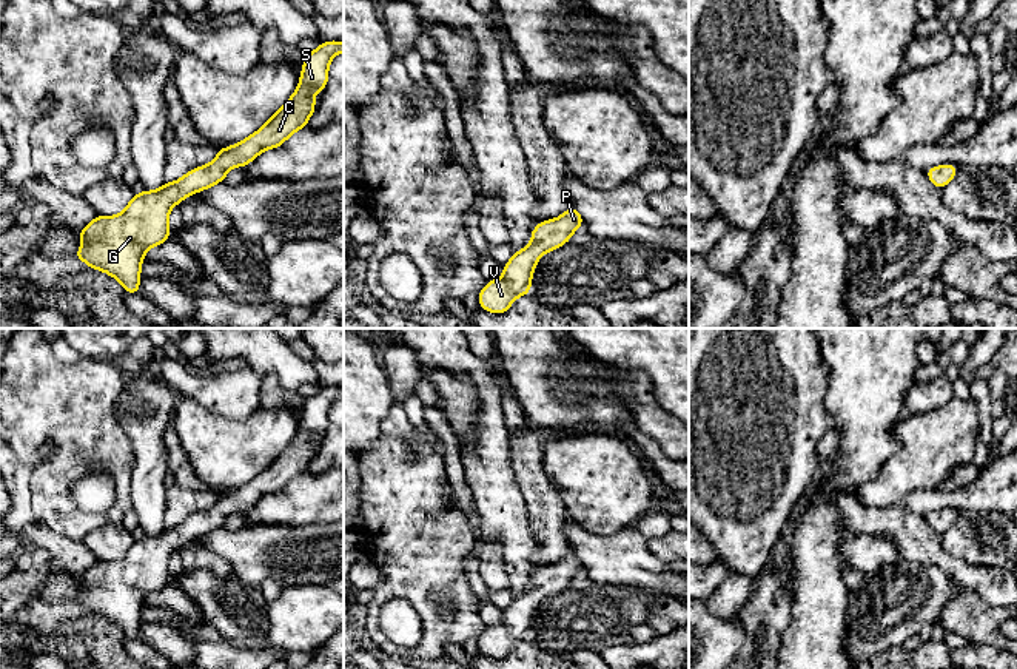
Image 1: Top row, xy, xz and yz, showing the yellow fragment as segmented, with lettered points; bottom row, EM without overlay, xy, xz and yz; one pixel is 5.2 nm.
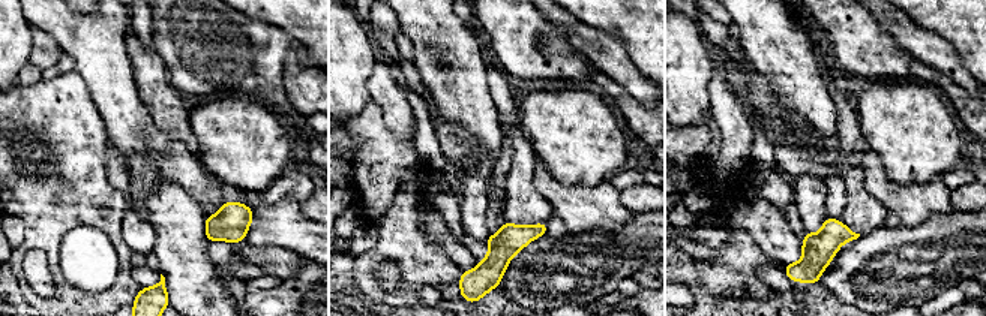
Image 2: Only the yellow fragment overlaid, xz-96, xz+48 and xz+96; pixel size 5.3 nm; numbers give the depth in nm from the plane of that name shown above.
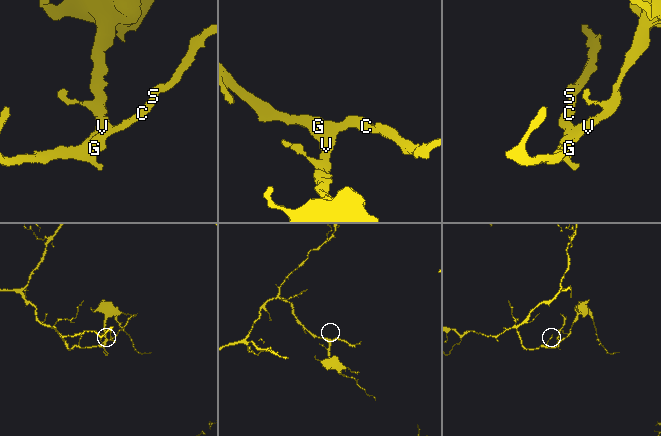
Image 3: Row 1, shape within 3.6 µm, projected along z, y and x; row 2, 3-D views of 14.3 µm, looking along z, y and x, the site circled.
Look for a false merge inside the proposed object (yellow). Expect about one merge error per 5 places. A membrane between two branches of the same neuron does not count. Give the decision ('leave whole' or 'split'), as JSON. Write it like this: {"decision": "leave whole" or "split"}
{"decision": "leave whole"}

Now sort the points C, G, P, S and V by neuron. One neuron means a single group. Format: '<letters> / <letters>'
C G P S V

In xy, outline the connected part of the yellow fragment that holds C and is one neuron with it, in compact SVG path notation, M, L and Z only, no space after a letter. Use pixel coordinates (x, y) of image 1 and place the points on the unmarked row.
M333 385L305 399L299 432L260 475L233 492L219 493L210 510L188 516L177 527L136 540L120 560L96 561L79 575L82 592L72 603L116 623L126 638L139 640L145 597L170 584L170 555L186 541L223 527L233 512L248 512L262 496L280 492L294 476L305 473L316 455L313 439L324 438L328 410L339 398L344 398L344 388Z

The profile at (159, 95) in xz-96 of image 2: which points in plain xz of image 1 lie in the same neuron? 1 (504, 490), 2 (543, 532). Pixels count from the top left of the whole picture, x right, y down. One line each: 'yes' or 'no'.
1: no
2: yes

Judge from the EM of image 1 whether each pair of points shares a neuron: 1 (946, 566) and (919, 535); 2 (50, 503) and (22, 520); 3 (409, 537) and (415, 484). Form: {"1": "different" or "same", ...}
{"1": "same", "2": "different", "3": "same"}

